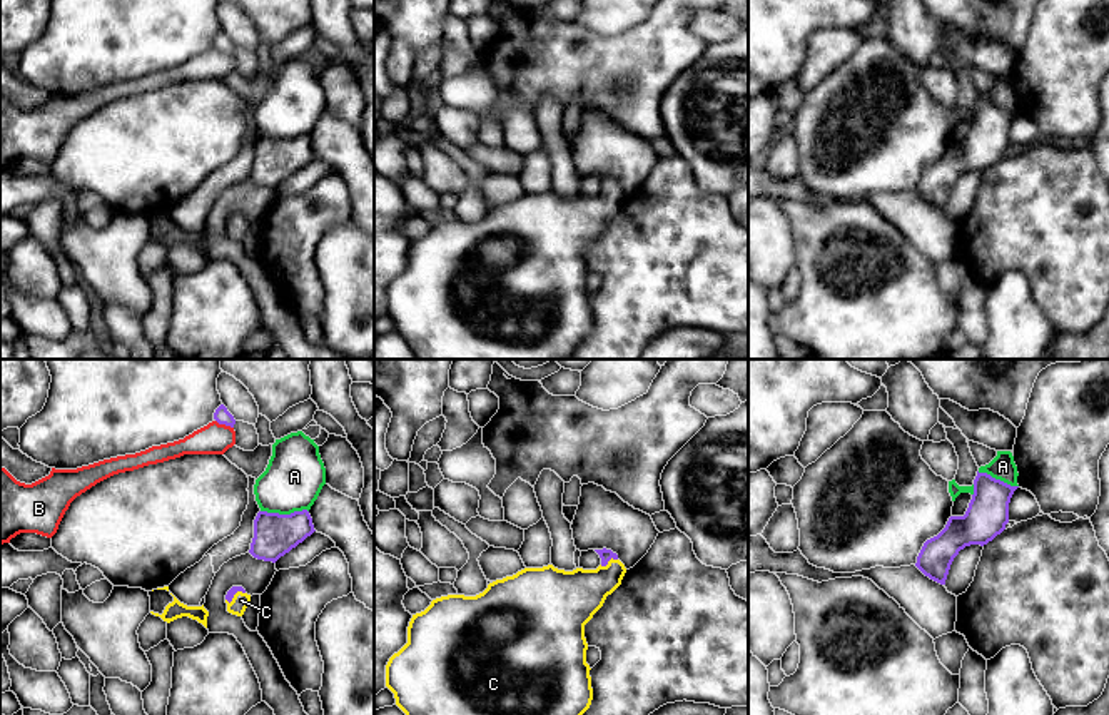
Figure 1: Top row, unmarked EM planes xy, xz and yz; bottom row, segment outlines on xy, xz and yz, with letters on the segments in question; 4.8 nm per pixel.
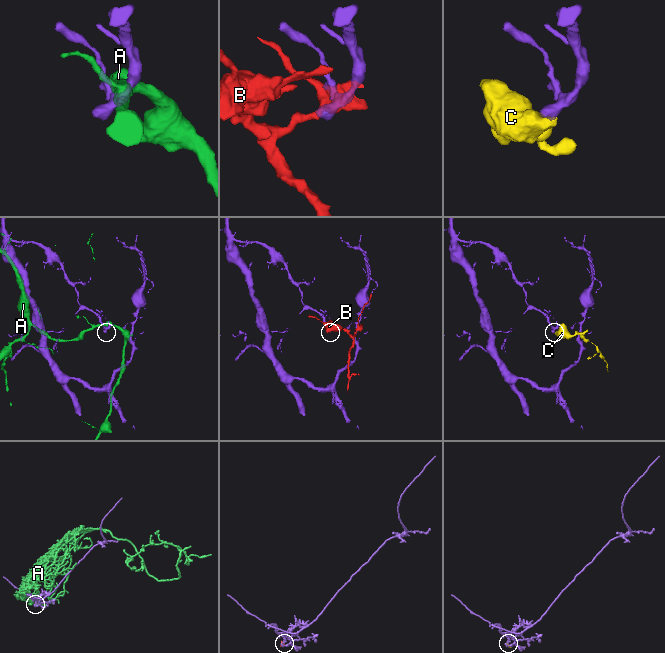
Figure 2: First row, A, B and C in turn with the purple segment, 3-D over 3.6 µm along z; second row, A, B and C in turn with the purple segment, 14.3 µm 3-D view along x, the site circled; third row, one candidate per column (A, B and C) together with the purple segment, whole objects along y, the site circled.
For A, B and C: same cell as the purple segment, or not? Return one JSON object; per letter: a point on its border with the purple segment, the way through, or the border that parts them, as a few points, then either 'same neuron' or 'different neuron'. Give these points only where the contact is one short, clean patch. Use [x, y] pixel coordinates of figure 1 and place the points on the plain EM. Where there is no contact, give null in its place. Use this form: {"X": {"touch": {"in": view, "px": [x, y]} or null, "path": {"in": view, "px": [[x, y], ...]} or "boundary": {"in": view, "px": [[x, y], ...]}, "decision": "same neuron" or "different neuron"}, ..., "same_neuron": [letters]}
{"A": {"touch": {"in": "xy", "px": [284, 141]}, "decision": "different neuron"}, "B": {"touch": {"in": "xy", "px": [224, 49]}, "boundary": {"in": "xy", "px": [[216, 45], [232, 54]]}, "decision": "different neuron"}, "C": {"touch": {"in": "xz", "px": [608, 186]}, "path": {"in": "xz", "px": [[605, 181], [608, 186], [573, 223]]}, "decision": "same neuron"}, "same_neuron": ["C"]}

